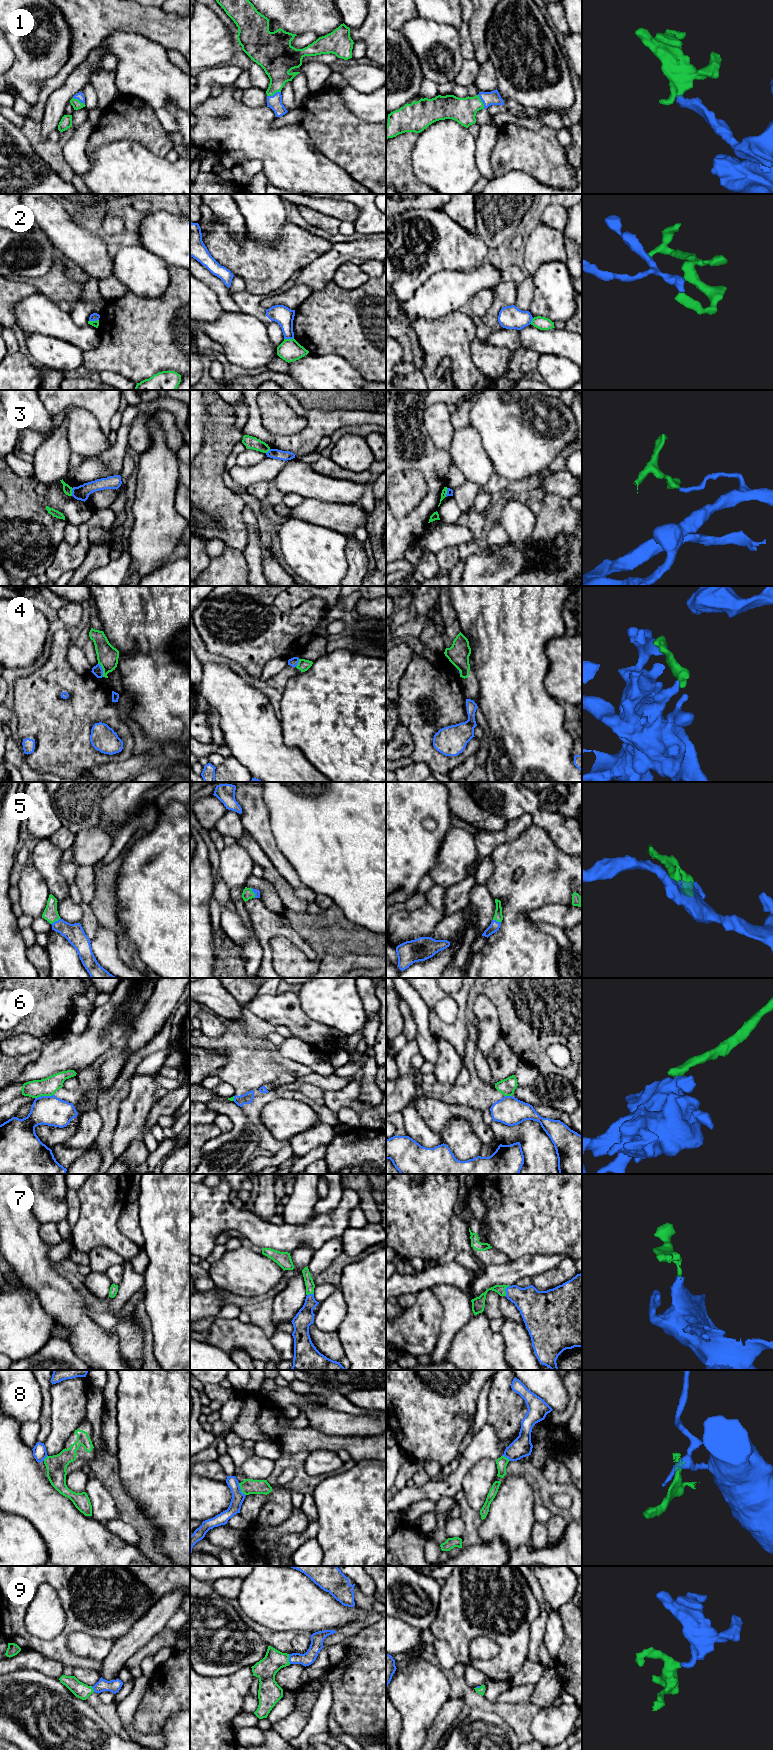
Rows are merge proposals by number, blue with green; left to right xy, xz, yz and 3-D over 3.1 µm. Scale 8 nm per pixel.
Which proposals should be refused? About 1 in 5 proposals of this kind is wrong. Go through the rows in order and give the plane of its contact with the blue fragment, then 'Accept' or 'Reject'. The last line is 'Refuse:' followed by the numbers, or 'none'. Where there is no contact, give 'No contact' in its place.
1: Touches blue in xz. Accept
2: Touches blue in xz. Reject
3: Touches blue in xy. Reject
4: Touches blue in xy. Reject
5: Touches blue in xy. Accept
6: Touches blue in xy. Reject
7: Touches blue in yz. Accept
8: Touches blue in xz. Reject
9: Touches blue in xz. Accept
Refuse: 2, 3, 4, 6, 8

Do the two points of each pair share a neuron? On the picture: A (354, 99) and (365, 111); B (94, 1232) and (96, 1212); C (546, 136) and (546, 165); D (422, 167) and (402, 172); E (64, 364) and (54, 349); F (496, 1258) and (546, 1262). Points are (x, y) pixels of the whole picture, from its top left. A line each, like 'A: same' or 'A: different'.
A: same
B: same
C: same
D: different
E: same
F: different

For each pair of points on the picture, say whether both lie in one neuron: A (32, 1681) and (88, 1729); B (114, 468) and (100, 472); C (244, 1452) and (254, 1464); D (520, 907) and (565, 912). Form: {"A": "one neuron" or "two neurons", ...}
{"A": "one neuron", "B": "two neurons", "C": "two neurons", "D": "two neurons"}

